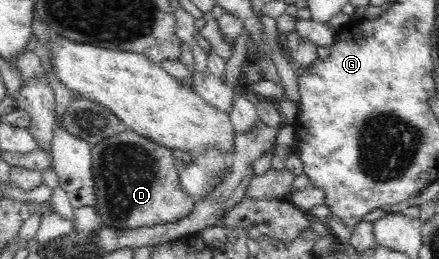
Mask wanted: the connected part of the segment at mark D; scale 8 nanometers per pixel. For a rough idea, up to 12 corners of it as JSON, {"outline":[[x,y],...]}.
{"outline":[[127,128],[93,144],[95,209],[122,229],[195,199],[168,149]]}

